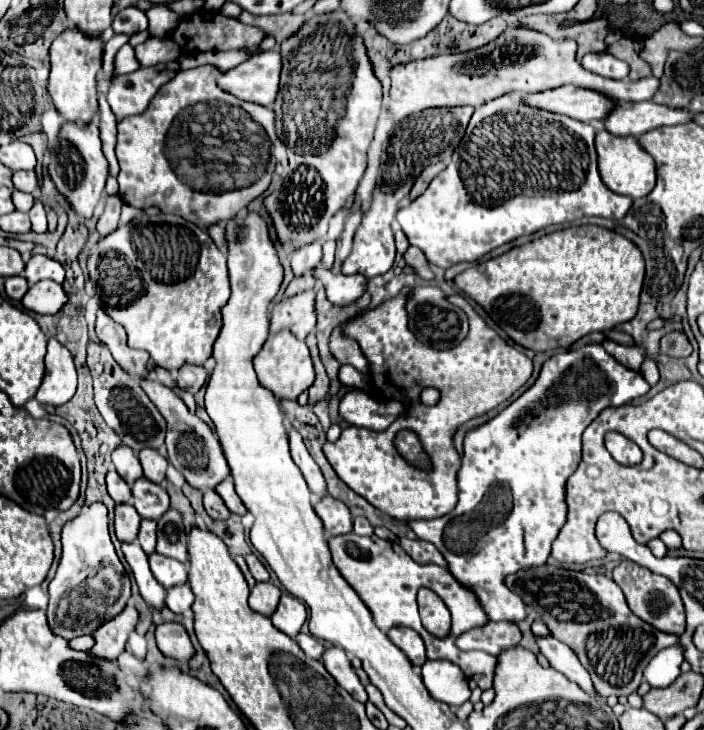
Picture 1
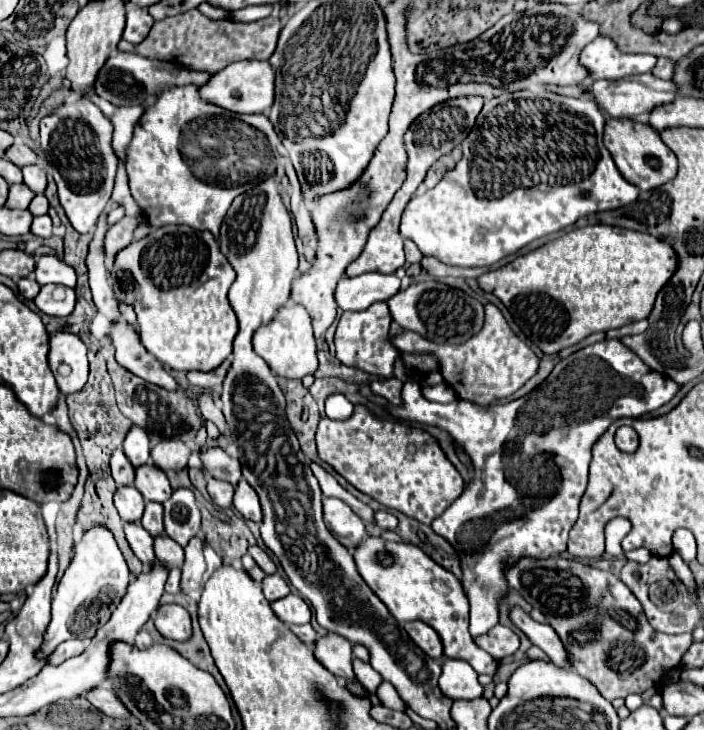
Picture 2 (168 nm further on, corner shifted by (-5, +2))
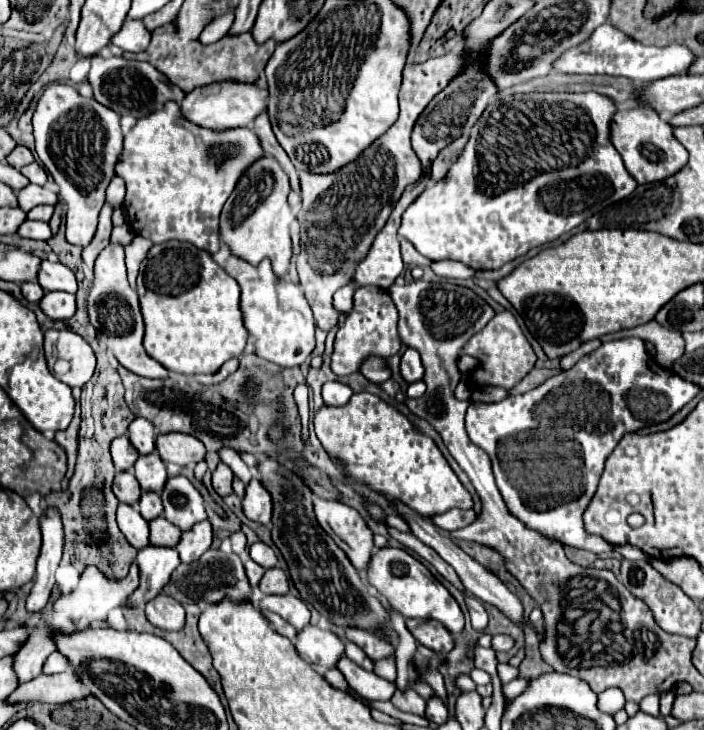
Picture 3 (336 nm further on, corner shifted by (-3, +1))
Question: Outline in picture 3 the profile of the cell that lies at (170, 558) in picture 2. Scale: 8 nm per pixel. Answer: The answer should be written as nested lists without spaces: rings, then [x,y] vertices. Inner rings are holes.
[[[164,516],[154,518],[150,522],[150,544],[152,546],[166,546],[166,548],[176,548],[176,544],[180,542],[180,530],[170,524]]]

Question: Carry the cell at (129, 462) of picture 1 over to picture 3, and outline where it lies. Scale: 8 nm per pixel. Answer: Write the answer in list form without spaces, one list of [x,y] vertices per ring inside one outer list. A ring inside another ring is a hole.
[[[136,418],[128,428],[128,438],[132,446],[136,446],[138,454],[150,454],[154,452],[156,442],[156,430],[146,418]]]

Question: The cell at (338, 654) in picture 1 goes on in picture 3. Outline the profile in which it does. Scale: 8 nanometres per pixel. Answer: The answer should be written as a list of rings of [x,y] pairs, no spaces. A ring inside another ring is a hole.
[[[308,624],[304,630],[298,632],[296,650],[308,662],[332,670],[344,656],[344,642],[334,632]]]

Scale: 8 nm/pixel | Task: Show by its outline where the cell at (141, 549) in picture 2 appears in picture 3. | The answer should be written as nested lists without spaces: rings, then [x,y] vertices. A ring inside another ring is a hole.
[[[126,504],[118,506],[118,526],[122,534],[126,536],[126,540],[136,550],[142,550],[150,544],[148,542],[148,522],[140,516],[138,510],[134,510],[134,506],[126,506]]]

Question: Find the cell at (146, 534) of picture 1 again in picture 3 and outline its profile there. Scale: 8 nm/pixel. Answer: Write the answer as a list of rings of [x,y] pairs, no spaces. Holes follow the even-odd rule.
[[[144,492],[140,502],[138,502],[138,510],[142,514],[142,518],[146,518],[148,522],[158,518],[162,514],[162,500],[158,494],[154,492]]]

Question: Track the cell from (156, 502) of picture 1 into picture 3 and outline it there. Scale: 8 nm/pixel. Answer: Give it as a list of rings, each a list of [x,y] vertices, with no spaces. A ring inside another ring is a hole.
[[[154,454],[140,456],[134,466],[134,474],[142,486],[142,490],[156,490],[156,494],[162,492],[162,486],[166,484],[166,468],[162,458]]]

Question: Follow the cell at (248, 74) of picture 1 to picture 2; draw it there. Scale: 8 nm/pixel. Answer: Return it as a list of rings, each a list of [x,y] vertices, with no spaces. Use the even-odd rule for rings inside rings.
[[[238,61],[212,75],[210,81],[198,89],[198,95],[202,101],[232,113],[268,113],[274,101],[274,71],[268,61]]]

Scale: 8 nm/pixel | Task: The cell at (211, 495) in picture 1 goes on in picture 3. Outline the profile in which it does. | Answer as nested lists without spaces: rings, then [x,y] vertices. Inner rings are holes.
[[[218,464],[218,468],[212,474],[212,486],[220,496],[232,494],[232,470],[226,464]]]

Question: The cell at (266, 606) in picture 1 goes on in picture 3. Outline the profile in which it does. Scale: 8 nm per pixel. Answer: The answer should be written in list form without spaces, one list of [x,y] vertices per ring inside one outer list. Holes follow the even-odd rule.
[[[270,568],[260,580],[260,590],[264,594],[286,594],[288,592],[288,578],[280,568]]]

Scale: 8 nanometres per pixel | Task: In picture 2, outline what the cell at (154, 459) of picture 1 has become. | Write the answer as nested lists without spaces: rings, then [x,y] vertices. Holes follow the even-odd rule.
[[[160,441],[156,447],[152,447],[152,459],[156,465],[160,465],[162,471],[168,469],[184,469],[190,455],[194,453],[192,447],[188,447],[182,441]]]

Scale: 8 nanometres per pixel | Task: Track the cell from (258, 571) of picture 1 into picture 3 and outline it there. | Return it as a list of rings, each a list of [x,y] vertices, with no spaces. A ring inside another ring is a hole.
[[[254,542],[254,544],[248,548],[248,552],[250,552],[250,558],[252,558],[256,564],[260,564],[262,568],[274,568],[274,566],[278,564],[278,558],[276,558],[274,550],[272,550],[270,546],[266,546],[264,542]]]

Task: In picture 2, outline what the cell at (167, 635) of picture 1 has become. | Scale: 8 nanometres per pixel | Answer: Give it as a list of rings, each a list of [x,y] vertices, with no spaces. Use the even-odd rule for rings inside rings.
[[[160,605],[154,623],[156,623],[156,629],[168,639],[186,641],[192,635],[190,615],[180,605]]]

